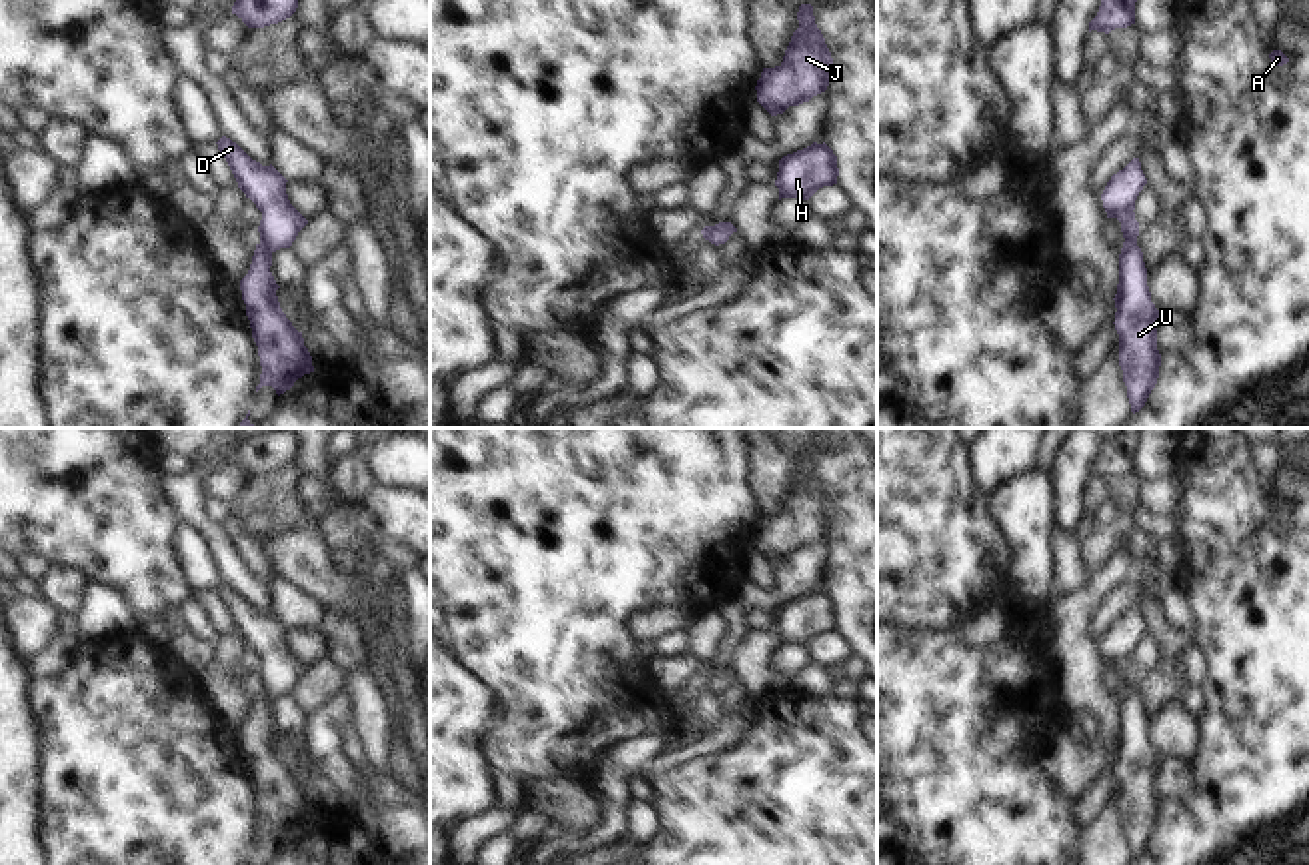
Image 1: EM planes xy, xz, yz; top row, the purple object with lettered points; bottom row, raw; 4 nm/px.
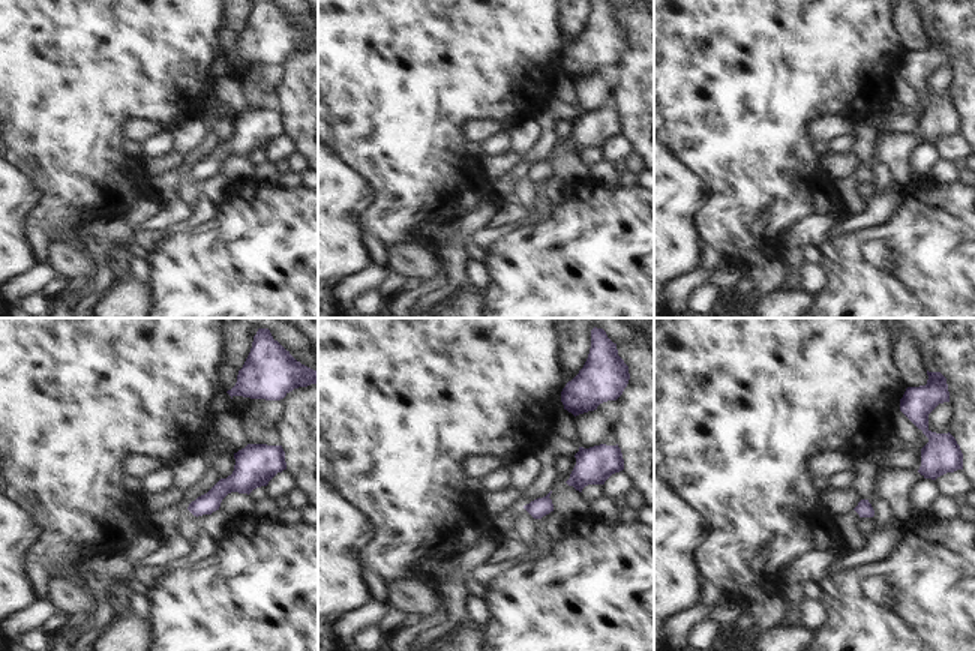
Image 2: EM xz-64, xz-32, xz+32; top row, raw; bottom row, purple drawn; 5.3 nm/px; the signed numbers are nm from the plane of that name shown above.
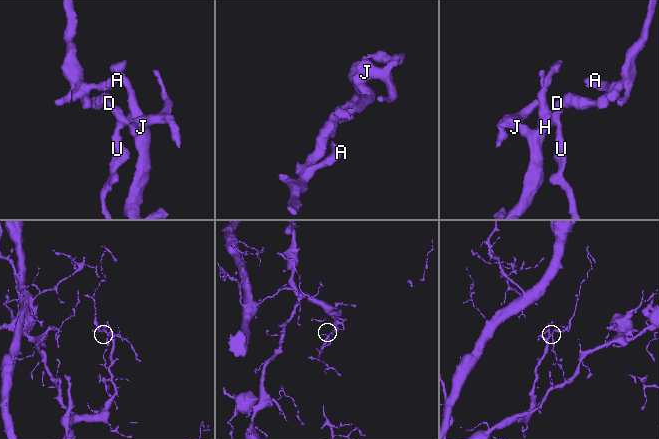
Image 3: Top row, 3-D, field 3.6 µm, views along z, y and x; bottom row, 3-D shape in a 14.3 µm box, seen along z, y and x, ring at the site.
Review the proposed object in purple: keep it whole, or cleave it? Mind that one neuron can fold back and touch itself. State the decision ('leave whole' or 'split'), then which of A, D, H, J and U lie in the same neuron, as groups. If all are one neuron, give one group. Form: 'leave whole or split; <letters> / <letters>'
leave whole; A D H J U

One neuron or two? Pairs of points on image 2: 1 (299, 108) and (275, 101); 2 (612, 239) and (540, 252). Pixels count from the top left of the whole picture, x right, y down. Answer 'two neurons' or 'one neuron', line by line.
1: two neurons
2: one neuron

